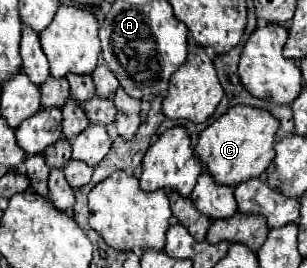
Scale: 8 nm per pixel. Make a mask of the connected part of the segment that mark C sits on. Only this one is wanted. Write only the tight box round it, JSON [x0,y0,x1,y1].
[197,105,279,185]

